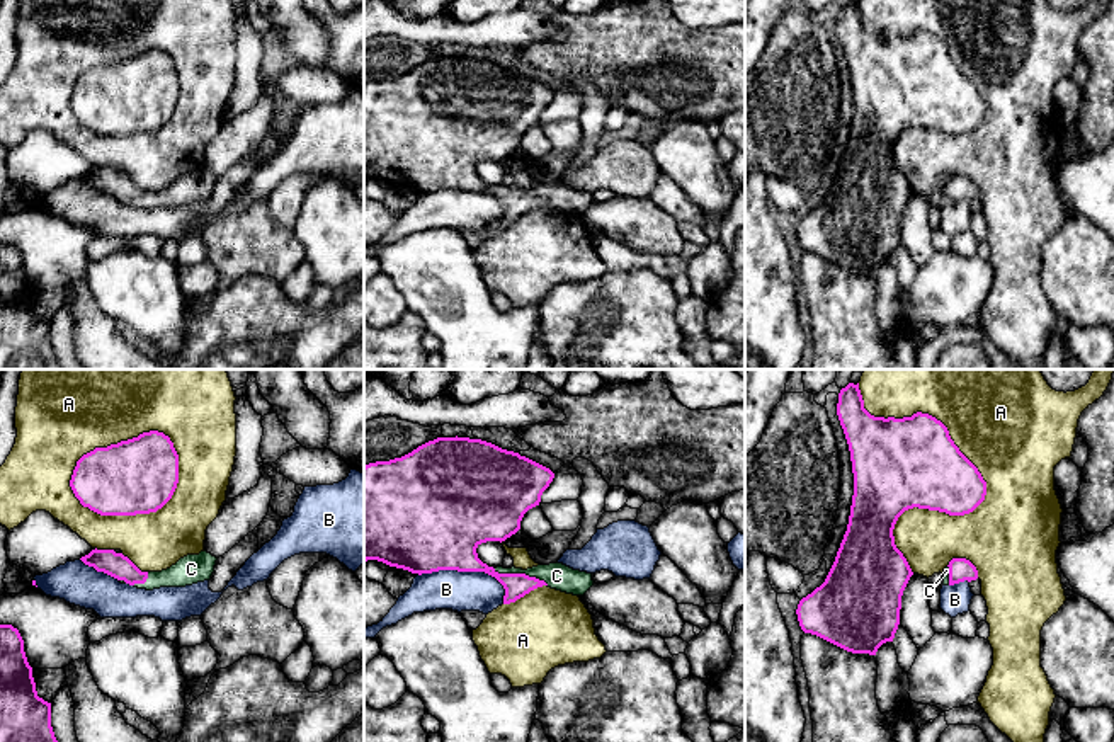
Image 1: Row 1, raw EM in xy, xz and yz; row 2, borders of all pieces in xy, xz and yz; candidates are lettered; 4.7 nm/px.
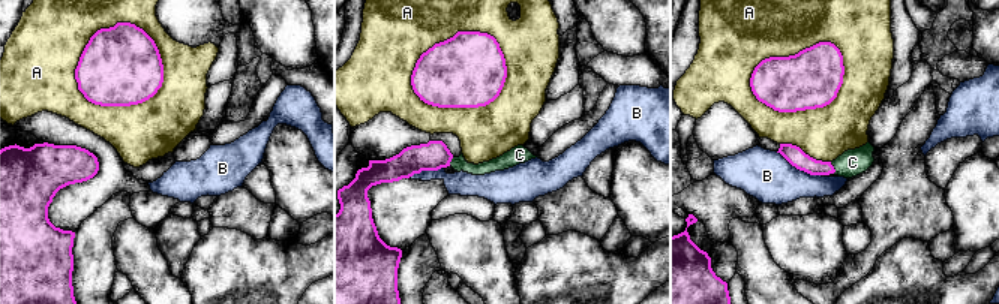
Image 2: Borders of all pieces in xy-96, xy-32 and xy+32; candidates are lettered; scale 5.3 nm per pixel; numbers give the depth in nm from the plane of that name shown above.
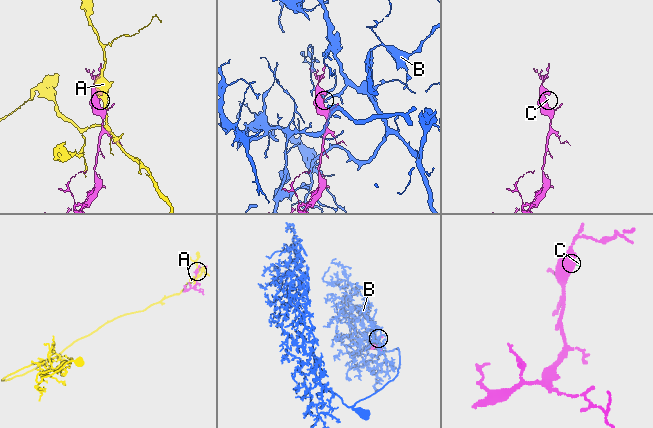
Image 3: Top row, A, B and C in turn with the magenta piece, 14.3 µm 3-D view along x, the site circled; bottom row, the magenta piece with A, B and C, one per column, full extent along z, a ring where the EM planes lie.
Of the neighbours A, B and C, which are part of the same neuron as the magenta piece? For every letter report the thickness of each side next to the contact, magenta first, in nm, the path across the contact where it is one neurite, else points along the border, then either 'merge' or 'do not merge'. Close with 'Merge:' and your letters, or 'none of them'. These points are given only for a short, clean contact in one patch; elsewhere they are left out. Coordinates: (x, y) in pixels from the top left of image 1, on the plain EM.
A: 340/460 nm | do not merge
B: 400/190 nm | do not merge
C: 140/120 nm | across xz (499, 145), (471, 176), (521, 193), (556, 194) | merge
Merge: C

